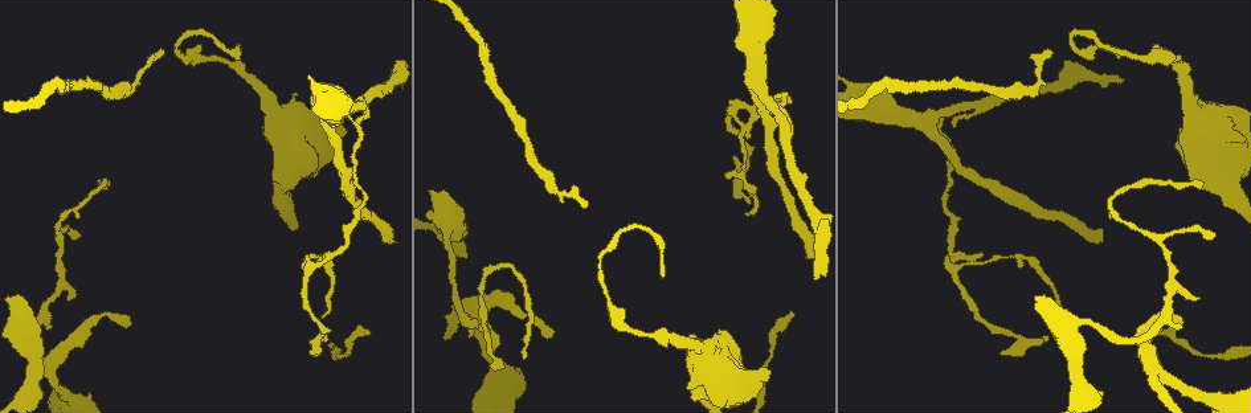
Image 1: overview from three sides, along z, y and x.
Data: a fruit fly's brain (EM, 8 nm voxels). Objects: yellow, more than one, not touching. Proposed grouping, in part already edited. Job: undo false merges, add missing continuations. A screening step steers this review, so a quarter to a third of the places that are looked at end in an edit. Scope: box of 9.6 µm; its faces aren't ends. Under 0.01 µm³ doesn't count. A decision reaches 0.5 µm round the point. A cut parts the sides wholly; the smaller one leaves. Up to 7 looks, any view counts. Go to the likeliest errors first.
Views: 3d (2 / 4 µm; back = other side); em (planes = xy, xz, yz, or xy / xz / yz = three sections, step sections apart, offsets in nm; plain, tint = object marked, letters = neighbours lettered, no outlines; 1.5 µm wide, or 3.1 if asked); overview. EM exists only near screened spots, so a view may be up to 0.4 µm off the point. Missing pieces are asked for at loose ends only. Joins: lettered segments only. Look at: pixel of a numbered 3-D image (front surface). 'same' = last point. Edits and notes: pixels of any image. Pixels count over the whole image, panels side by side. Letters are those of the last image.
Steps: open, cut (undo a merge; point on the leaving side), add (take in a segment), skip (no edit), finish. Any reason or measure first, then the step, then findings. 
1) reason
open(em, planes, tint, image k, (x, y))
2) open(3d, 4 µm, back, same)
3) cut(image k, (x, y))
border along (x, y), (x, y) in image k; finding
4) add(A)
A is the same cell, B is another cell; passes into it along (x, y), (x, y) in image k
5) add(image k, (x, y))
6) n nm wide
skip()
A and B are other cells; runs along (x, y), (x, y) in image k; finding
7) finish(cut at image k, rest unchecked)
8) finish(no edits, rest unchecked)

an open end
open(em, xy, step 8, tint, image 1, (367, 332))

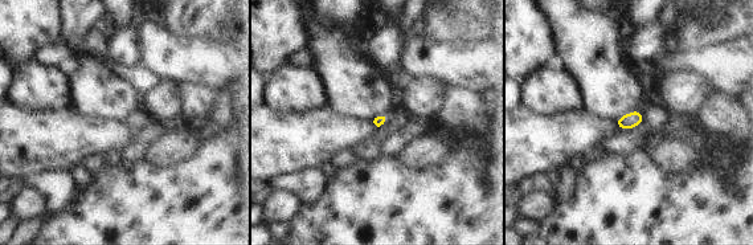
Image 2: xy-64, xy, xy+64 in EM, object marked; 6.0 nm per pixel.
another direction
open(em, planes, letters, same)

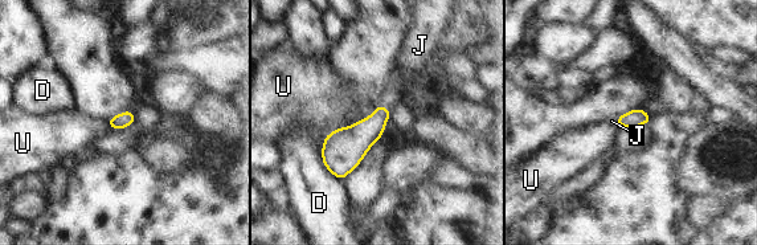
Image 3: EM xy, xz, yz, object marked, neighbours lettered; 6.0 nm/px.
D touches over 300 nm
add(J)
J is the same cell, D and U are other cells; it goes on there

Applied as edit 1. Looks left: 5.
open(overview)

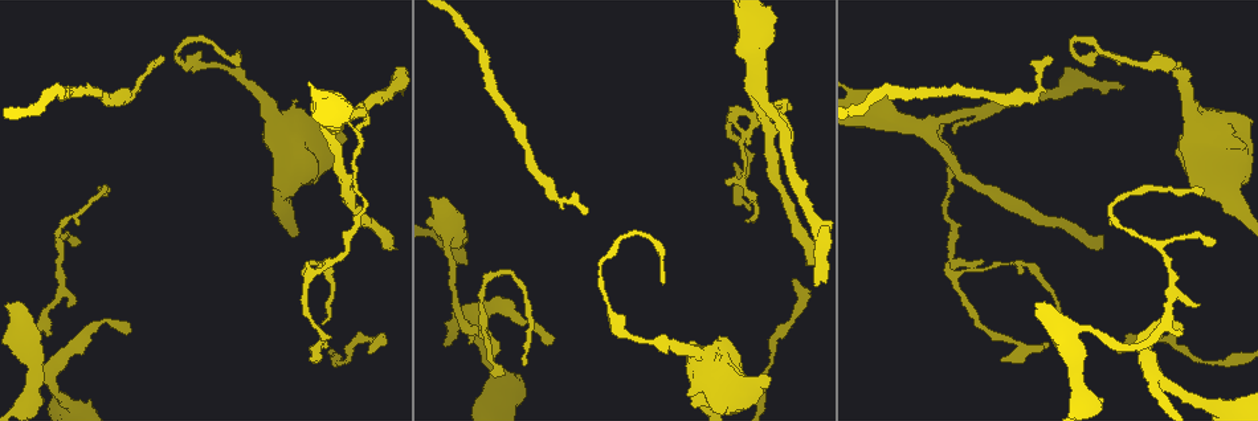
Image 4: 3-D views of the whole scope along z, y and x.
branch stops here
open(em, planes, letters, image 4, (588, 211))

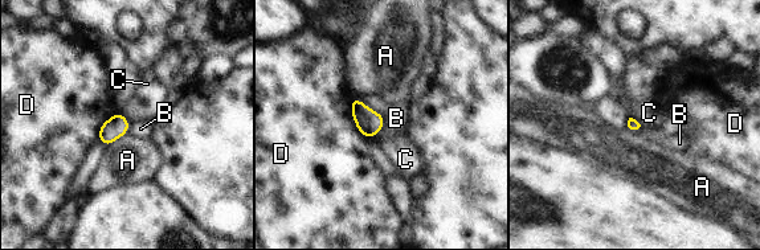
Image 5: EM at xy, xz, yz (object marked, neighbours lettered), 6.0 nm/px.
skip()
A, B, C and D are other cells; border along (629, 117), (641, 124) in image 5; no lettered segment goes on from it

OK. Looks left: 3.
tapers out
open(3d, 2 µm, image 4, (525, 366))

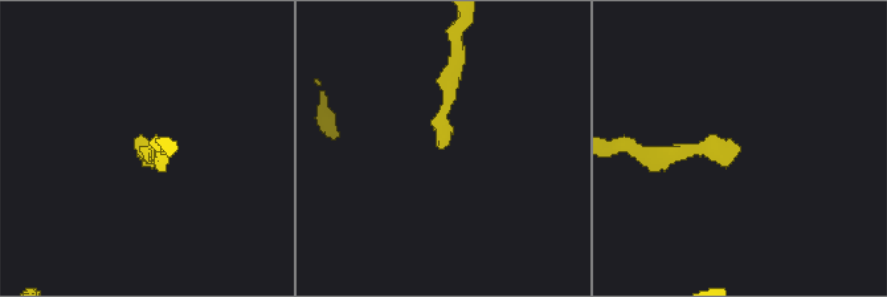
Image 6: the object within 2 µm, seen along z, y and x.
open(em, planes, plain, image 6, (740, 150))

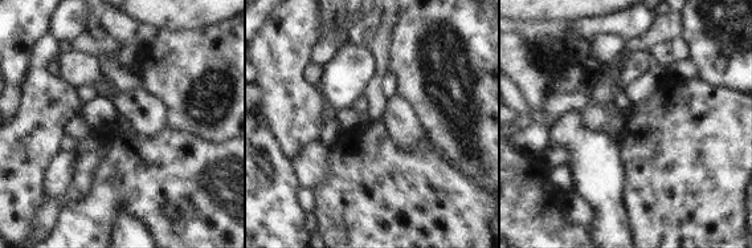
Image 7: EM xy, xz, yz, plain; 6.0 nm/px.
open(em, planes, letters, same)

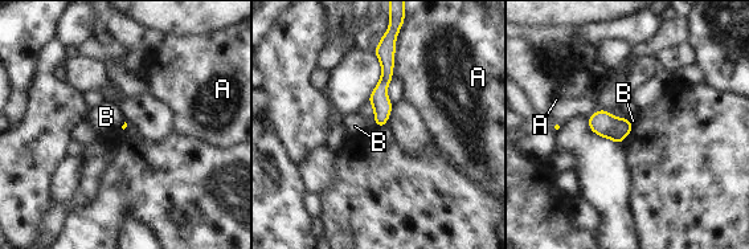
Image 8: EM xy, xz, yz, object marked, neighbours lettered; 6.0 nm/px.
skip()
A and B are other cells; none of them fits

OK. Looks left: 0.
finish(add at image 3, rest unchecked)

